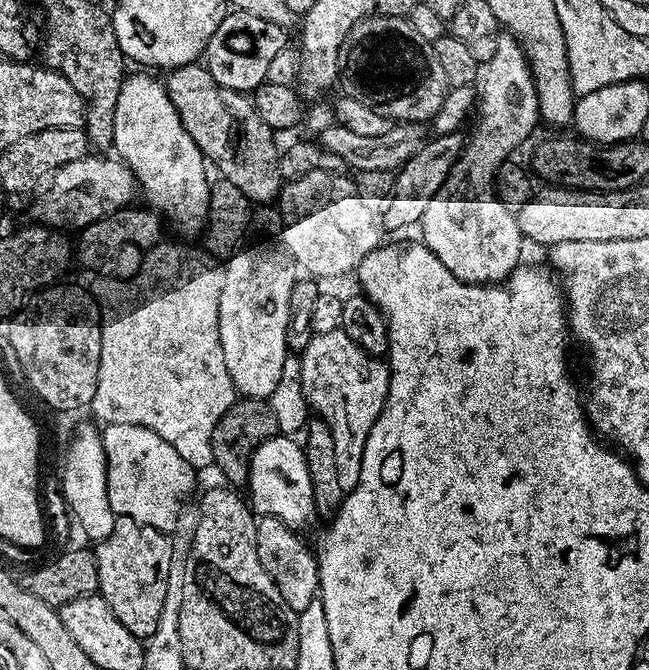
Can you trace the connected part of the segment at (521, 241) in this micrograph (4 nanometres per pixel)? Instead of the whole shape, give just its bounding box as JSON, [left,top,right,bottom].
[418,34,541,284]

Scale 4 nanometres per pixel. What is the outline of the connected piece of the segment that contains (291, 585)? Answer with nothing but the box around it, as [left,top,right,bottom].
[256,516,320,614]

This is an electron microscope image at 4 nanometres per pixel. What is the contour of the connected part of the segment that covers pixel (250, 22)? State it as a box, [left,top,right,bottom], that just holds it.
[206,10,286,92]

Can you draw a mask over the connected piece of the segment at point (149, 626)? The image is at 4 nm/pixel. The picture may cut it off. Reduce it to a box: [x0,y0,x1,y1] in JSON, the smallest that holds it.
[95,516,173,642]

